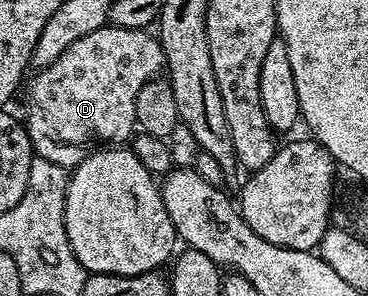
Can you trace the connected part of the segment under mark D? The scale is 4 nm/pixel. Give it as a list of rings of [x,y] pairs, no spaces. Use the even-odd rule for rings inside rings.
[[[114,25],[96,29],[91,31],[91,35],[83,35],[83,39],[75,39],[75,43],[71,43],[71,47],[55,59],[55,63],[34,72],[33,82],[29,85],[29,106],[23,112],[23,124],[36,156],[72,170],[74,165],[89,156],[91,147],[98,143],[125,143],[134,136],[137,124],[135,99],[141,88],[160,74],[157,72],[165,69],[160,40],[151,34],[144,29],[120,29]]]

